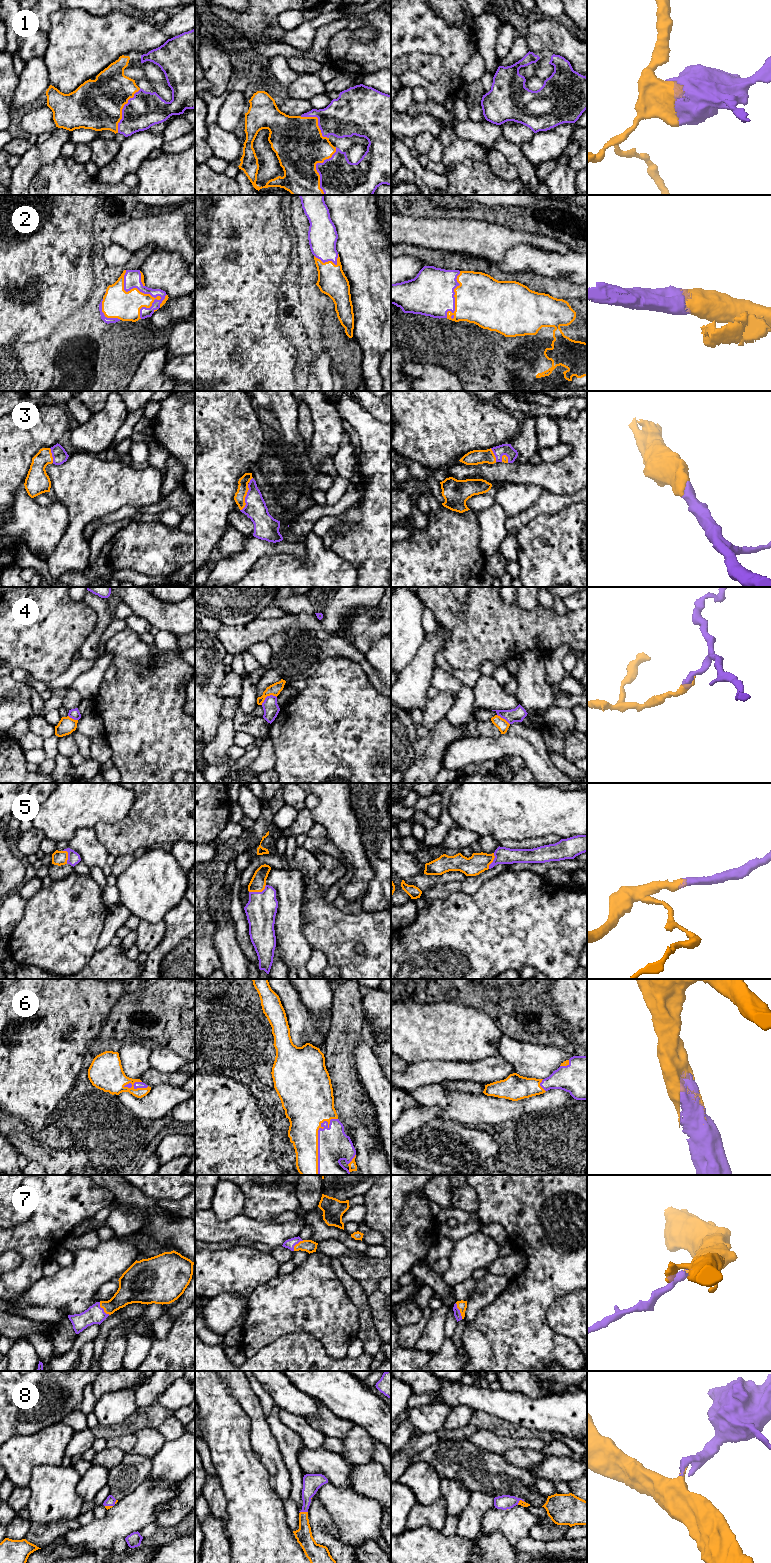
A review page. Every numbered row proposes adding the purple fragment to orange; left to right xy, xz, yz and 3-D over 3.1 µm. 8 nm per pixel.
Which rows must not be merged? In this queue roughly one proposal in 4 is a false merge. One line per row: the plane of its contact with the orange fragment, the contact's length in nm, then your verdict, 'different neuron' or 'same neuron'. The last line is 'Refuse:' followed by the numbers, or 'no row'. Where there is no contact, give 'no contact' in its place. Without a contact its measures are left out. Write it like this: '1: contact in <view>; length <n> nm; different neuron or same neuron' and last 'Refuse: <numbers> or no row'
1: contact in xz; length 400 nm; same neuron
2: contact in xy; length 420 nm; same neuron
3: contact in xz; length 220 nm; same neuron
4: contact in xz; length 140 nm; different neuron
5: contact in xz; length 160 nm; same neuron
6: contact in xz; length 480 nm; same neuron
7: contact in xy; length 130 nm; same neuron
8: contact in xz; length 60 nm; same neuron
Refuse: 4

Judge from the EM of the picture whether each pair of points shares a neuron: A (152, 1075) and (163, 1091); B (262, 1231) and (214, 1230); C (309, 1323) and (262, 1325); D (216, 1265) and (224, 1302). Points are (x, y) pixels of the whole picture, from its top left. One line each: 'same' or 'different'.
A: different
B: same
C: same
D: different

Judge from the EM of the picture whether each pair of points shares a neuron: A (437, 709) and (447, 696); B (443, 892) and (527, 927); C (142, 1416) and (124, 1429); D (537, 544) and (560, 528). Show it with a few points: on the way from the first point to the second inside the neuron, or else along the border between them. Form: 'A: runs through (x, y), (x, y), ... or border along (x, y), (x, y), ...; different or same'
A: runs through (439, 706), (446, 699); same
B: border along (472, 893), (451, 892), (444, 899), (433, 902); different
C: runs through (138, 1420), (128, 1426); same
D: runs through (541, 538), (551, 537), (554, 534); same

